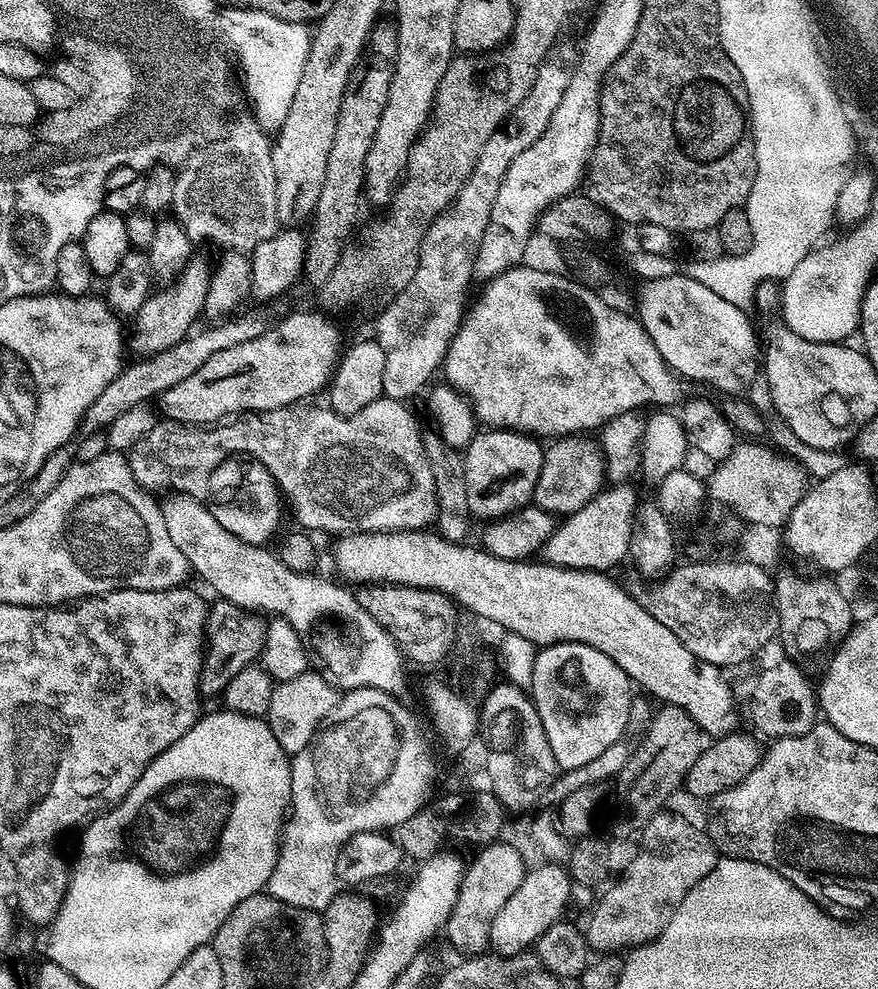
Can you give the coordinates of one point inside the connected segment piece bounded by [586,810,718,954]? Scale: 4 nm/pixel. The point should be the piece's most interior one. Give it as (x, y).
(676, 856)

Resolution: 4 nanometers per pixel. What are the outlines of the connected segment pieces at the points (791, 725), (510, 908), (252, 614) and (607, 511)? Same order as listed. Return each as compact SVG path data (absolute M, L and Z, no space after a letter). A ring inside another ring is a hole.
M784 659L788 660L780 660L762 669L752 688L752 724L761 737L801 736L818 722L817 689L808 681L807 674L792 661L795 659Z
M541 862L537 868L529 867L522 878L522 886L510 894L506 906L498 910L498 915L490 926L488 939L491 951L500 957L517 956L519 952L529 951L543 932L550 926L561 923L568 895L573 887L567 873L556 862Z
M222 599L215 603L208 610L204 666L200 669L200 694L204 698L219 697L238 670L246 670L246 666L261 659L268 629L265 617L251 608Z
M616 482L605 487L586 506L565 517L556 532L544 544L542 556L559 568L581 568L587 572L607 573L632 548L633 523L638 515L636 492L628 482Z

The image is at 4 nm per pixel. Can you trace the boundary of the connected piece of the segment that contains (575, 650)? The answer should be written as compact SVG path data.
M550 644L541 647L534 662L530 697L549 739L557 769L586 766L602 750L614 746L628 730L634 685L628 675L602 650L585 644Z

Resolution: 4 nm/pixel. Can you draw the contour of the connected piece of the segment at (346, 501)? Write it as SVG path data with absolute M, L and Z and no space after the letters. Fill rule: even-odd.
M381 398L375 400L374 402L370 402L370 406L366 406L366 410L362 410L358 414L354 414L353 416L339 416L338 413L333 412L331 407L323 406L324 408L316 408L313 412L296 412L300 410L293 410L292 408L275 408L274 410L270 410L269 412L261 412L259 414L244 414L239 418L233 419L231 422L221 422L215 426L193 426L190 424L177 424L175 420L169 420L167 418L161 419L154 426L154 430L150 430L150 434L146 434L146 438L142 438L139 442L137 442L135 448L131 449L127 453L128 457L128 465L130 466L130 470L134 474L134 478L148 490L157 490L156 488L172 488L168 490L175 490L176 492L187 492L189 496L194 496L197 498L203 497L205 495L207 486L208 486L208 475L215 470L218 465L220 465L224 460L235 457L237 454L247 454L249 457L255 458L257 460L262 461L266 467L270 470L270 474L276 479L276 487L280 489L283 499L285 501L290 500L292 504L292 510L296 514L296 520L301 529L307 530L309 533L317 534L316 532L336 532L335 534L347 534L349 532L410 532L413 530L424 530L429 527L437 519L437 502L436 502L436 492L435 492L435 480L434 473L431 470L431 462L430 458L427 457L427 452L424 449L424 437L422 435L422 429L420 430L419 426L416 425L416 420L412 417L412 412L408 409L409 405L407 403L398 401L398 400L389 400L387 398Z

